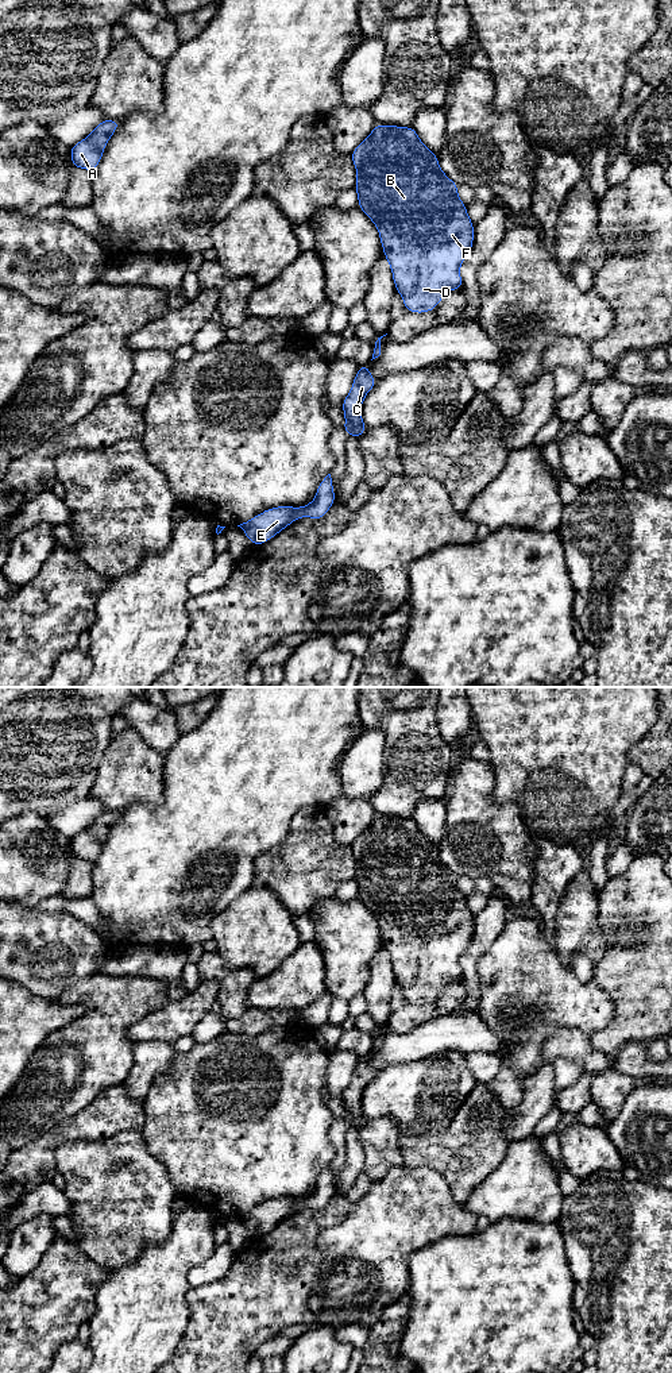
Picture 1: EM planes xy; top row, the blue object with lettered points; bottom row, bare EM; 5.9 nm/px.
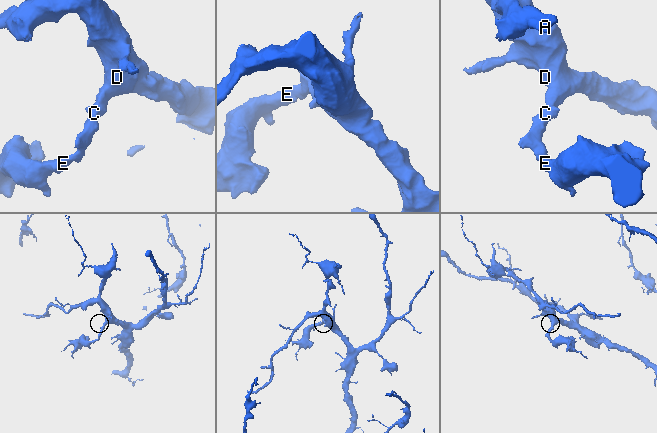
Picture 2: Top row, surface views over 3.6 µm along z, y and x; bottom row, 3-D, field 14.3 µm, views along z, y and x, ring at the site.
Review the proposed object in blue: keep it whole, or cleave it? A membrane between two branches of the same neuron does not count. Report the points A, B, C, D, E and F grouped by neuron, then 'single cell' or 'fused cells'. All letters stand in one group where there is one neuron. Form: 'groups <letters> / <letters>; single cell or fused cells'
groups A B C D E F; single cell

